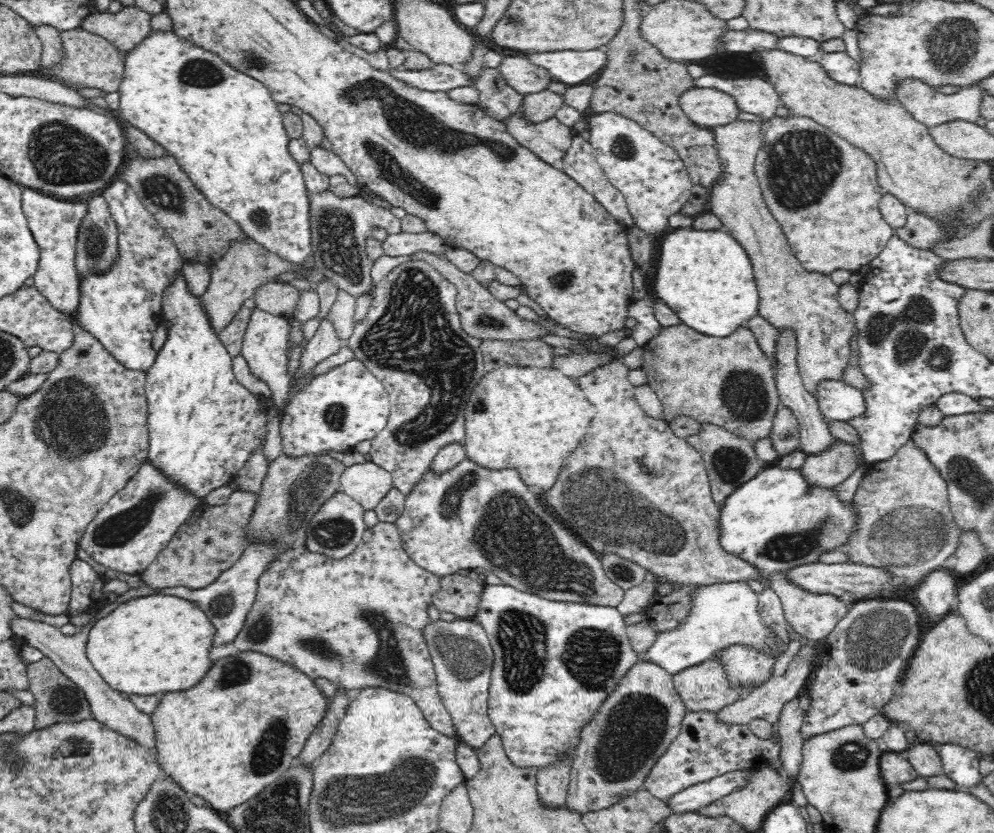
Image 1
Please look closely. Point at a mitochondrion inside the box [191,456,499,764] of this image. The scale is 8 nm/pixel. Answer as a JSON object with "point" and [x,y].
{"point":[465,659]}

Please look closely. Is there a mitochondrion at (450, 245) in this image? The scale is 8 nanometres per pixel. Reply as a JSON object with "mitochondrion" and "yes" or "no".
{"mitochondrion":"no"}

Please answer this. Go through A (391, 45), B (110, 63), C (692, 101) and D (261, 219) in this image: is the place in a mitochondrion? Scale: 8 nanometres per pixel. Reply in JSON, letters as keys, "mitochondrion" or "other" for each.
{"A":"other","B":"other","C":"other","D":"mitochondrion"}

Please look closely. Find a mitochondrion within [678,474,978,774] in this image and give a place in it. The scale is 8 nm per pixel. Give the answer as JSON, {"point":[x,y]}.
{"point":[912,537]}

